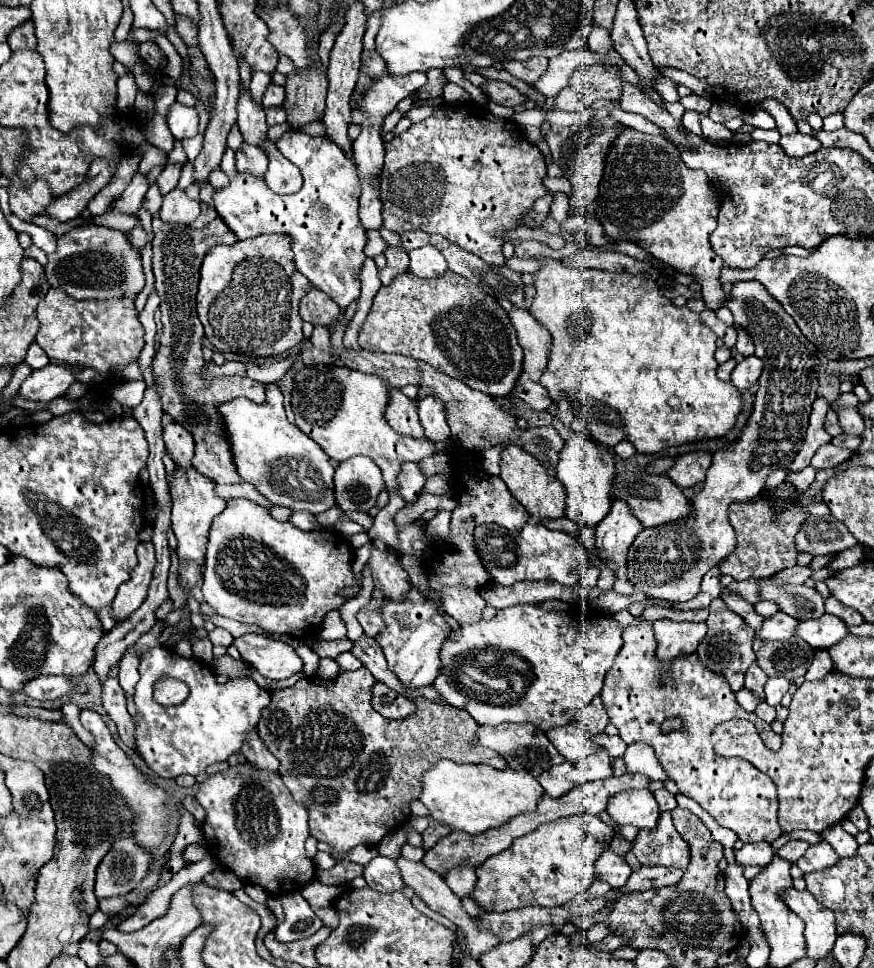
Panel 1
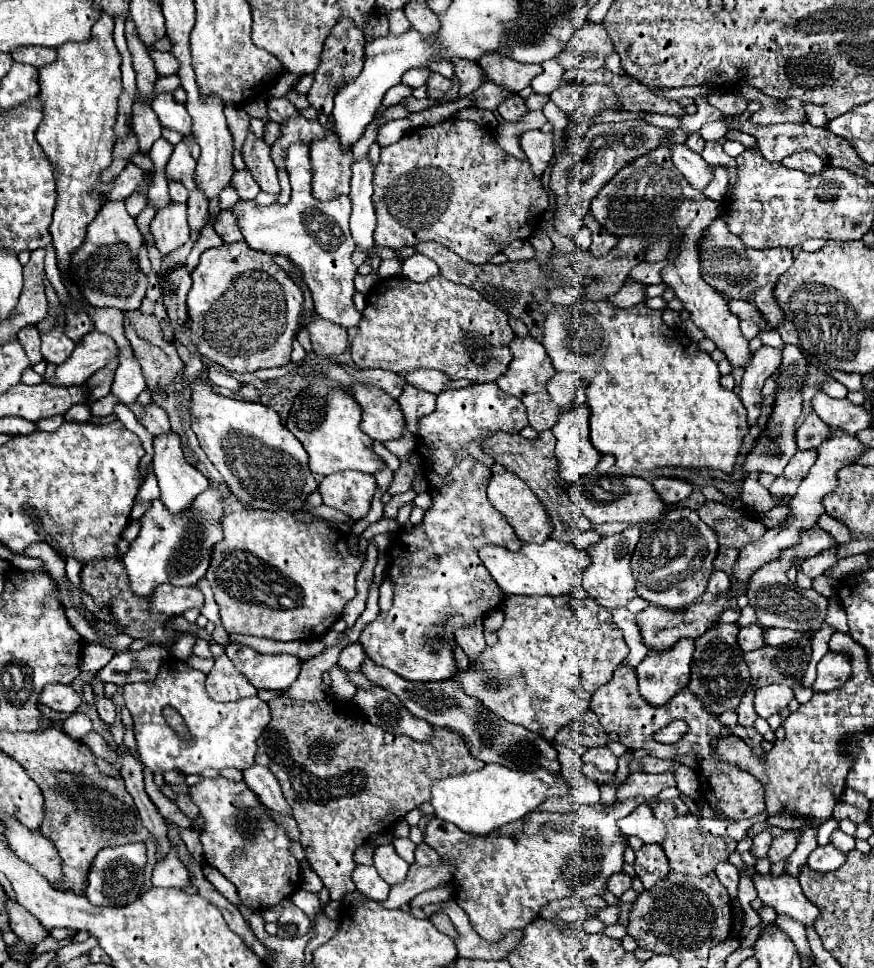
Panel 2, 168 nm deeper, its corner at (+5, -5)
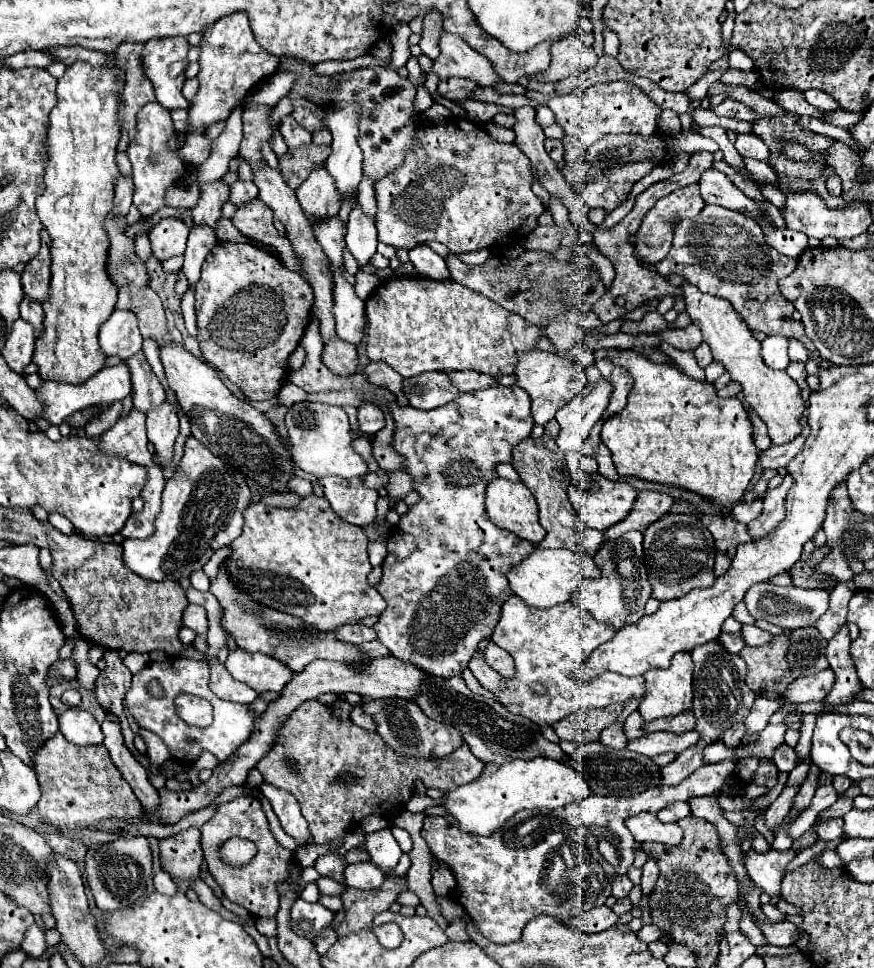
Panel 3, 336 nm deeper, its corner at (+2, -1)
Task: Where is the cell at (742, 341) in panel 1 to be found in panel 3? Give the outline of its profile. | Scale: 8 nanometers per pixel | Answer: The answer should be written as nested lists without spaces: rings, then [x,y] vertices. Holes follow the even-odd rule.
[[[714,204],[704,206],[698,216],[680,220],[676,224],[672,248],[654,268],[664,278],[678,274],[690,284],[698,286],[700,292],[726,298],[754,332],[796,338],[814,352],[812,342],[804,334],[802,322],[792,318],[794,306],[778,290],[778,280],[796,268],[796,260],[768,246],[760,226],[754,220]]]

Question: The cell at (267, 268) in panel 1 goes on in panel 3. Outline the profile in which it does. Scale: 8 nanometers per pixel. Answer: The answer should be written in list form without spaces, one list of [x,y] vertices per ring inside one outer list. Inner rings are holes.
[[[218,242],[202,264],[202,276],[196,282],[196,318],[198,318],[198,344],[202,356],[216,370],[224,372],[230,382],[240,386],[250,400],[270,400],[282,388],[288,376],[288,356],[300,344],[300,338],[310,324],[310,308],[314,304],[312,286],[290,272],[276,256],[252,246]]]

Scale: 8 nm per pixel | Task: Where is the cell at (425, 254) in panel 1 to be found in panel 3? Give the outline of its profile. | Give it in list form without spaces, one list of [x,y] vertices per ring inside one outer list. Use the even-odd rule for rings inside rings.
[[[424,244],[410,250],[410,262],[414,264],[414,270],[420,276],[430,276],[434,280],[450,278],[448,270],[446,270],[446,264],[444,264],[444,258]]]

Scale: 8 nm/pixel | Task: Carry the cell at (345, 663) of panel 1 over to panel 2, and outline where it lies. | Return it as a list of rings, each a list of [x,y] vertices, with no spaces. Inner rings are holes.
[[[355,642],[355,644],[349,644],[343,648],[343,652],[339,656],[339,666],[345,670],[357,670],[365,658],[367,658],[367,654],[365,654],[363,646],[359,642]]]

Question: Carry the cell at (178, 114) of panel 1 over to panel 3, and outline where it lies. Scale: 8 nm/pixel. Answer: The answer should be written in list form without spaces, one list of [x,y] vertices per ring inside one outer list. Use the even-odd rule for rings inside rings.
[[[160,38],[146,42],[142,62],[146,64],[146,76],[150,78],[156,100],[166,110],[188,110],[190,102],[182,96],[186,52],[190,44],[186,38]]]

